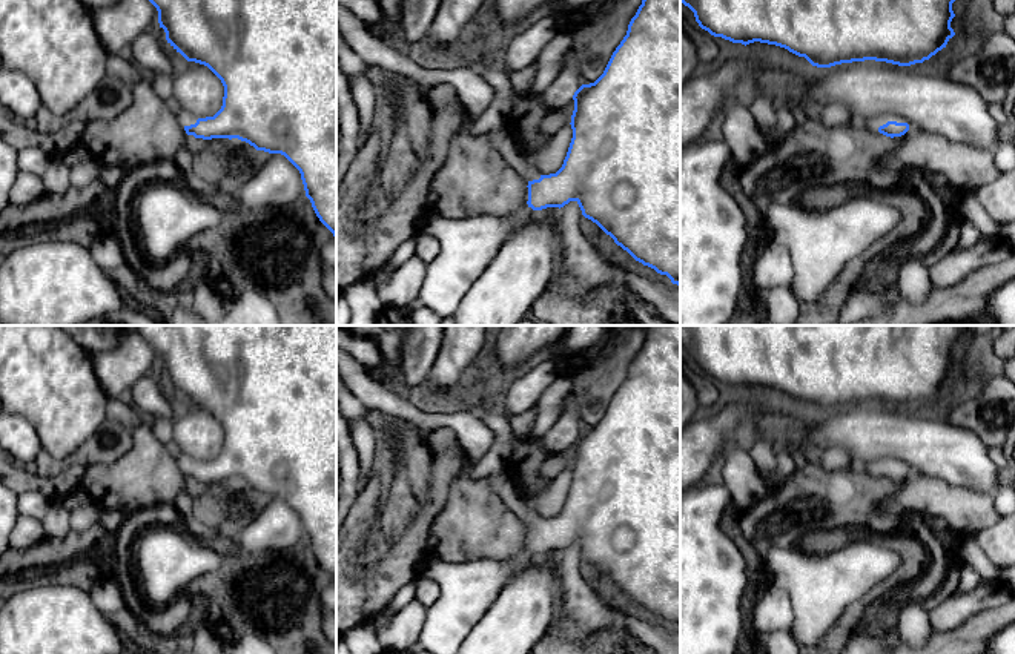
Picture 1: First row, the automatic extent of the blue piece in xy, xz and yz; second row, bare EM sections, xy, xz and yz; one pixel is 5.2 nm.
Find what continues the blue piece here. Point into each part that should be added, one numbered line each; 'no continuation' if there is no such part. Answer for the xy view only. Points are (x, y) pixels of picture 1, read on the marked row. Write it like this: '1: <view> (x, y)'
1: xy (185, 118)

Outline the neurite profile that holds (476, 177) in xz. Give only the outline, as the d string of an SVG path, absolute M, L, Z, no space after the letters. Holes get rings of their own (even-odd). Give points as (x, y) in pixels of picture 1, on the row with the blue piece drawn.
M438 84L425 91L425 100L431 111L458 103L464 114L461 127L450 140L445 160L428 184L428 210L451 220L493 215L508 220L516 229L531 221L537 210L533 210L528 220L521 218L525 209L531 209L527 204L528 181L513 167L502 138L494 134L471 132L476 118L464 109L450 84Z

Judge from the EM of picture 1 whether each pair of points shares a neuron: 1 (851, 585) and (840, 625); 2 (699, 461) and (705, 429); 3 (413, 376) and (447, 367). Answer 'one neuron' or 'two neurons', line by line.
1: two neurons
2: one neuron
3: two neurons

